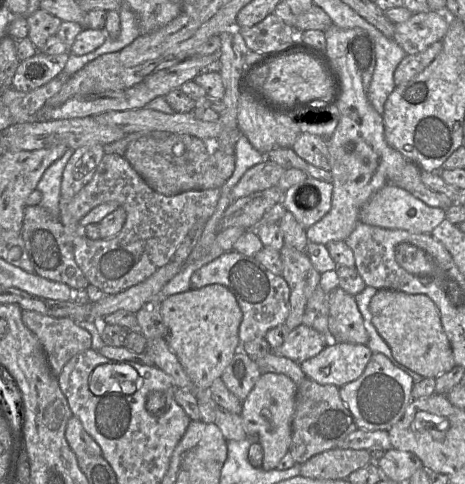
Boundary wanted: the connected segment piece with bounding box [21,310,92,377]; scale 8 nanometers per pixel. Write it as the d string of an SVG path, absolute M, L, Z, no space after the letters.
M22 310L24 325L33 332L40 341L52 374L58 377L65 364L75 355L91 348L91 334L79 327L72 318L58 318L41 313Z

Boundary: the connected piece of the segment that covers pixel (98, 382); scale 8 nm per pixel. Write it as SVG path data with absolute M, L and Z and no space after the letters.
M118 362L98 365L92 371L88 383L91 393L96 396L107 393L129 395L142 386L143 379L133 367Z

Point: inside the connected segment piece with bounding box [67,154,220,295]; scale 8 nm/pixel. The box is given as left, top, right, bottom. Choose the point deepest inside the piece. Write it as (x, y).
(156, 224)

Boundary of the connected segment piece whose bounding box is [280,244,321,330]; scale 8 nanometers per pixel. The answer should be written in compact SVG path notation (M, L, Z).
M284 244L280 251L282 277L290 288L289 315L286 326L292 330L302 324L302 317L309 297L321 281L319 273L312 265L307 252L300 252Z

